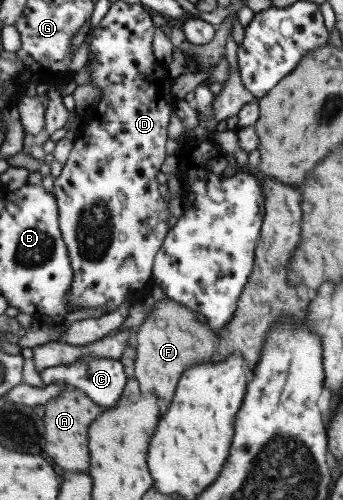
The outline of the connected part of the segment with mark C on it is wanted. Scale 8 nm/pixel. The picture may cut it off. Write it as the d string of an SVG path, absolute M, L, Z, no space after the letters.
M84 356L70 365L46 367L44 371L38 373L38 377L45 386L61 381L62 384L68 384L71 388L82 390L92 403L96 403L101 408L116 407L116 401L120 399L127 380L122 372L122 364L118 360L94 356Z

